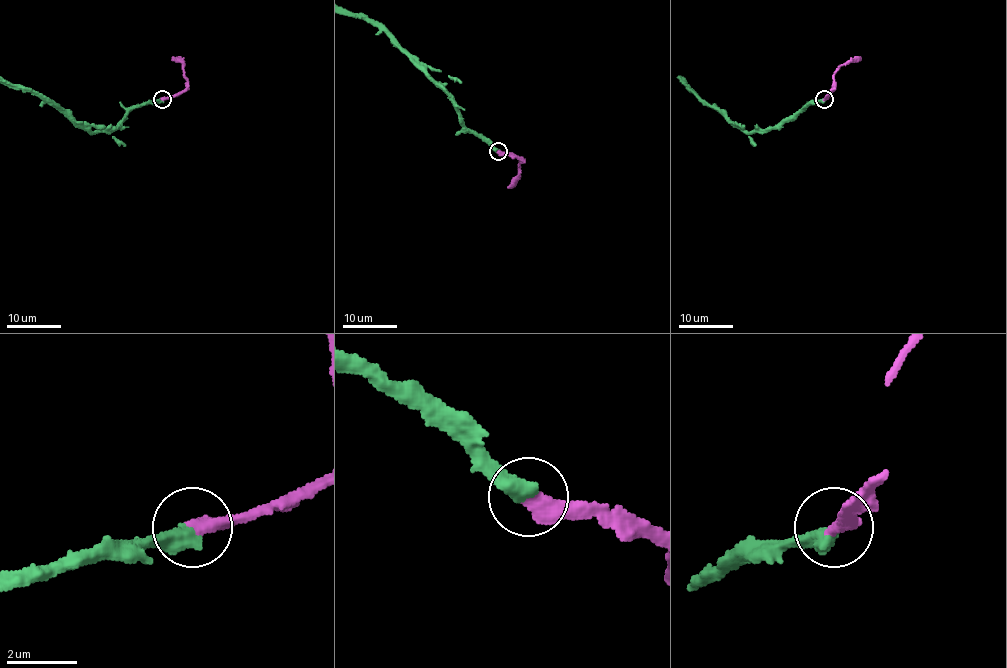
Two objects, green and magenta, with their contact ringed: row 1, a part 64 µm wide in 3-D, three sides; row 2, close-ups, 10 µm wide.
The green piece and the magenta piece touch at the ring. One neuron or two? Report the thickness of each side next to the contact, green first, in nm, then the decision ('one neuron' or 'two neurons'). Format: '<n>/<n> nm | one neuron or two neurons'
550/480 nm | one neuron

